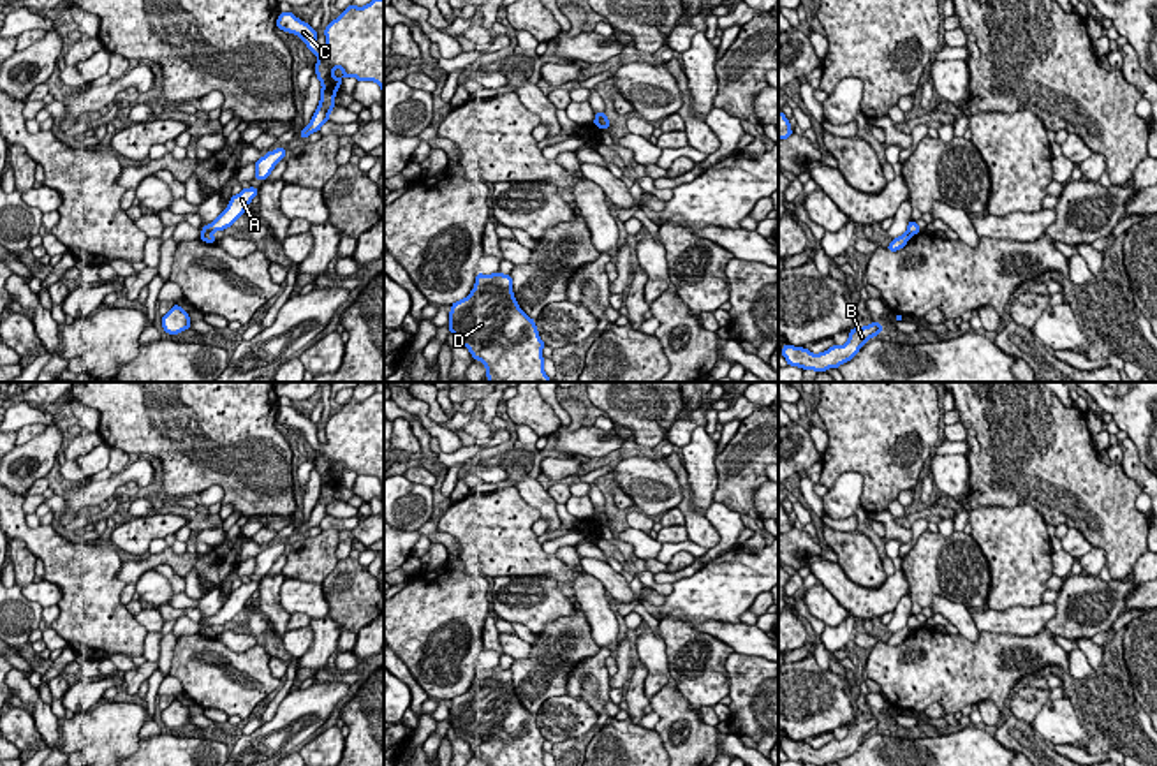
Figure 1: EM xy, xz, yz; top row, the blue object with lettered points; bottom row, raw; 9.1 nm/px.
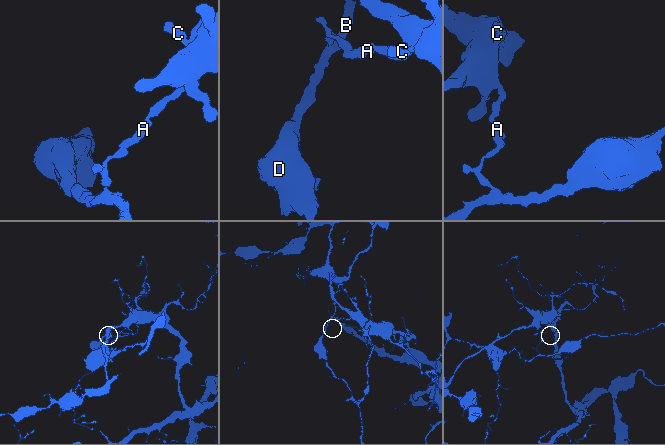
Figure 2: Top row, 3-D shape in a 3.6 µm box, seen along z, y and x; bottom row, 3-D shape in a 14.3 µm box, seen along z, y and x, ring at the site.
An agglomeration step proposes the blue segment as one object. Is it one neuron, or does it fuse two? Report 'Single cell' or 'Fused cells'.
Fused cells

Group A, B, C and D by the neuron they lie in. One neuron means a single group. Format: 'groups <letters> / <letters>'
groups A C / B D

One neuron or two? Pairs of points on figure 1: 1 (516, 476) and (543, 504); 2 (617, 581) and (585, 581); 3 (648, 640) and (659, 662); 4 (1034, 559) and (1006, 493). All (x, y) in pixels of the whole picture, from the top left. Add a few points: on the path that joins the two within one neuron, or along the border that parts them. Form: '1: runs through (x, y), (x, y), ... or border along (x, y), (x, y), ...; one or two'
1: runs through (523, 483), (537, 497); one
2: border along (585, 571), (608, 592); two
3: runs through (648, 645), (654, 657); one
4: border along (971, 509), (985, 506), (1031, 506), (1046, 525); two

